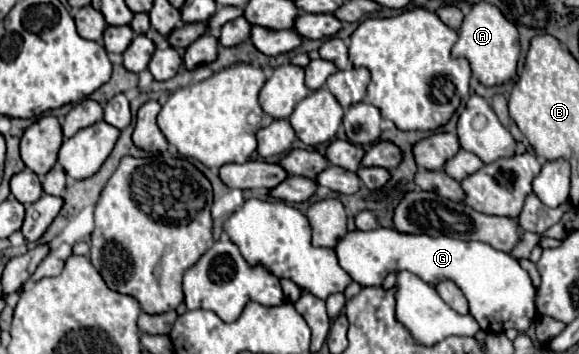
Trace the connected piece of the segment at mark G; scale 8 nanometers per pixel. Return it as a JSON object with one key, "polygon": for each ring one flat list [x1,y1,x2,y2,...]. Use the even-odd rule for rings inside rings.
{"polygon":[[378,227,374,231,350,231,334,247,340,267,362,287,382,285,390,271,412,271,430,285,440,279,452,279,464,293,470,305,470,315,484,331,506,331,510,327,526,331,536,319,534,295,536,289,518,259,506,255,482,241,460,241,454,237,410,235,396,229]]}

